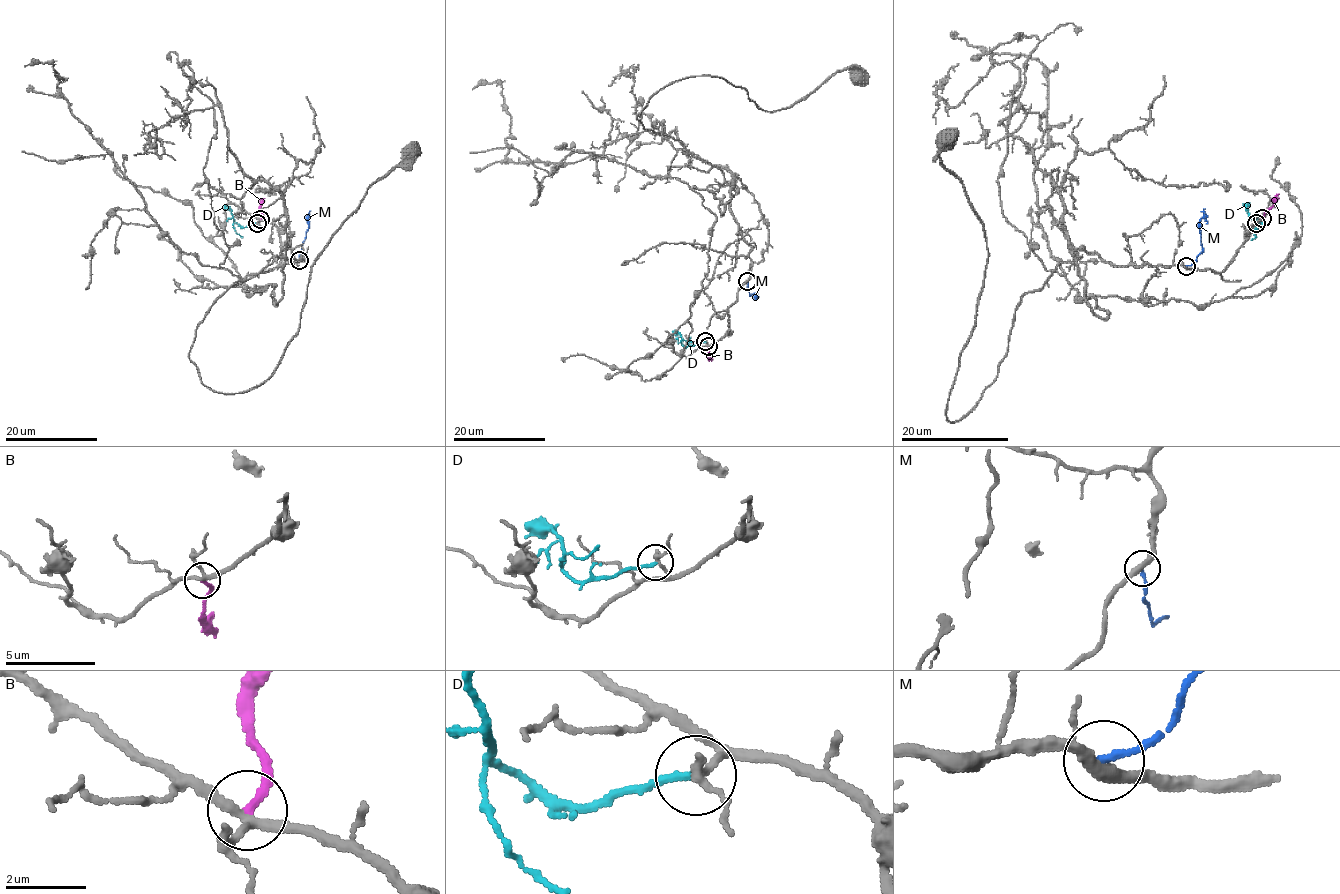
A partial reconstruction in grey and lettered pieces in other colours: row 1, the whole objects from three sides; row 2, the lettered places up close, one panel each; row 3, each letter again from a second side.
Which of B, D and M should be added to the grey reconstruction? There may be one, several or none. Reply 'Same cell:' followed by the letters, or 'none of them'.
Same cell: none of them

